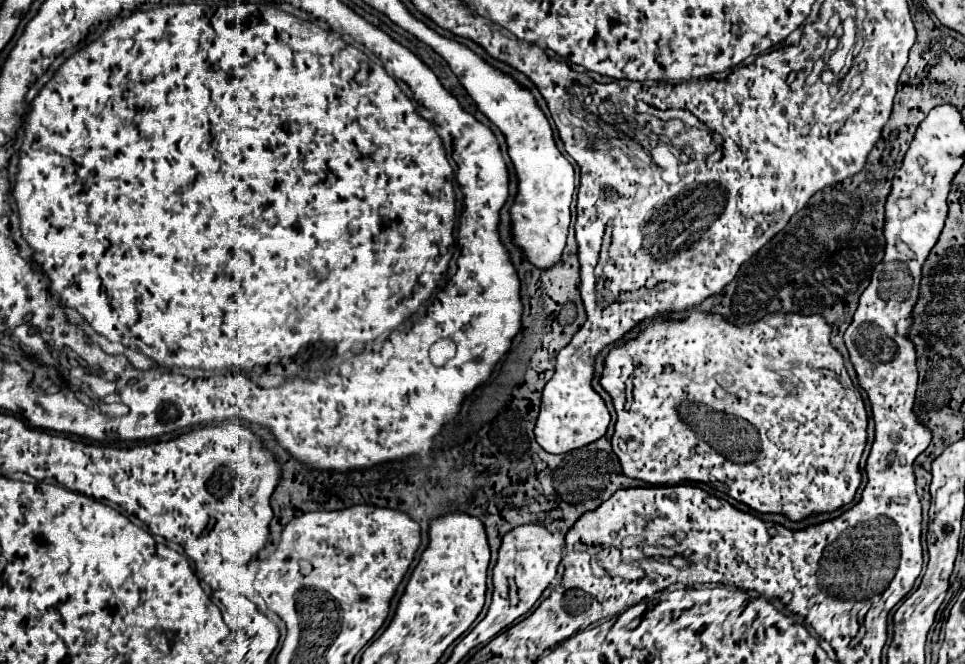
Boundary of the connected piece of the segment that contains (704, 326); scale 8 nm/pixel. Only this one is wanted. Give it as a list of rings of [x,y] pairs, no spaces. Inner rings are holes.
[[[692,313],[690,317],[682,319],[682,321],[662,321],[662,319],[656,319],[654,325],[642,329],[642,333],[634,339],[634,341],[628,341],[626,345],[622,347],[616,347],[608,353],[606,357],[606,367],[604,367],[604,373],[602,373],[602,387],[612,395],[612,401],[614,401],[614,409],[616,409],[616,431],[614,431],[614,437],[612,437],[612,449],[614,453],[618,455],[620,463],[622,463],[622,469],[628,477],[634,477],[634,479],[640,479],[640,481],[646,481],[646,483],[652,483],[652,485],[678,485],[682,481],[700,481],[700,483],[710,483],[712,487],[716,487],[718,491],[724,491],[728,493],[730,497],[734,497],[736,501],[742,501],[746,503],[748,507],[752,507],[754,511],[758,513],[784,513],[788,515],[790,519],[798,521],[798,519],[804,519],[806,515],[810,513],[824,513],[824,511],[834,511],[846,503],[850,503],[854,499],[854,493],[860,485],[860,471],[858,471],[858,463],[860,463],[860,457],[862,457],[862,451],[864,451],[864,445],[866,445],[866,425],[868,425],[868,417],[866,417],[866,409],[864,409],[864,403],[862,403],[862,395],[860,391],[852,385],[850,377],[848,377],[848,371],[844,367],[844,361],[842,361],[842,355],[830,345],[830,325],[826,321],[822,321],[822,317],[818,315],[812,315],[812,317],[804,317],[804,315],[792,315],[792,313],[774,313],[774,315],[766,315],[762,321],[756,321],[756,323],[750,323],[750,325],[744,325],[744,327],[734,327],[730,325],[728,321],[724,321],[720,315],[706,315],[706,313]],[[618,441],[624,441],[626,443],[626,451],[620,449]]]

